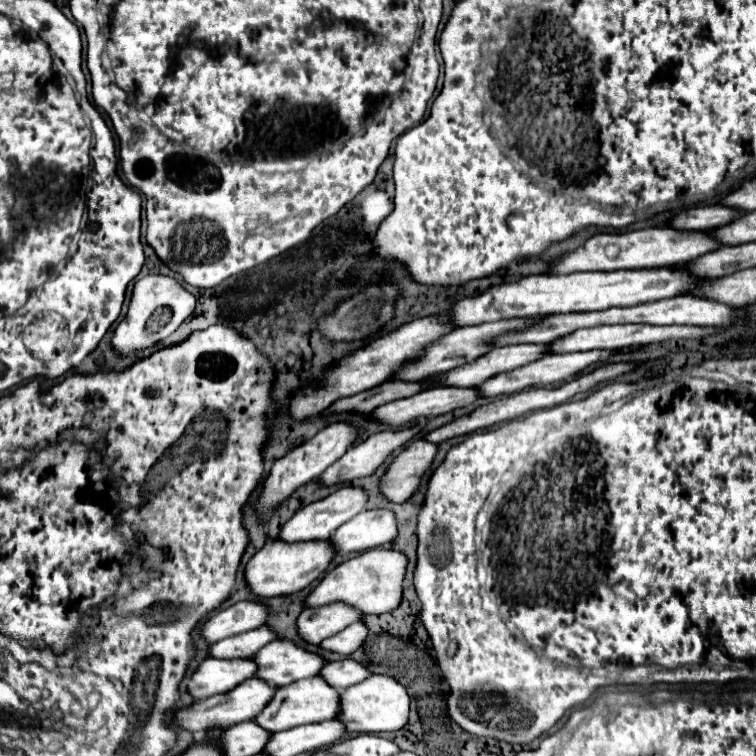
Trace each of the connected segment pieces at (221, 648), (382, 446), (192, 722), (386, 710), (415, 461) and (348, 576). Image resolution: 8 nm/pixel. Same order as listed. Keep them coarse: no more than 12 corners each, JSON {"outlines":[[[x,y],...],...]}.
{"outlines":[[[260,626],[212,644],[210,658],[248,658],[276,634]],[[422,430],[378,432],[350,446],[320,484],[334,486],[374,474],[386,456]],[[244,680],[178,708],[172,726],[204,734],[252,720],[276,686]],[[390,676],[340,692],[346,732],[376,734],[408,722],[410,696]],[[412,440],[380,478],[390,502],[408,500],[430,468],[436,444]],[[370,550],[338,564],[304,598],[362,614],[400,606],[406,556]]]}

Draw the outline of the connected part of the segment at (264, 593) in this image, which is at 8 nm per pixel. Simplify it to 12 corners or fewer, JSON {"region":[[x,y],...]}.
{"region":[[270,540],[244,566],[262,598],[300,592],[326,570],[330,542]]}

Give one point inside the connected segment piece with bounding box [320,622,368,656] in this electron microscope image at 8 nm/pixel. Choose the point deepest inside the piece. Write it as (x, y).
(350, 639)

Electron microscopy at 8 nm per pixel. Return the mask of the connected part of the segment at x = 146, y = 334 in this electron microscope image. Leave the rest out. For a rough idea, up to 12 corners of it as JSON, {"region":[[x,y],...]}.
{"region":[[170,276],[138,280],[114,330],[122,356],[152,348],[194,312]]}

